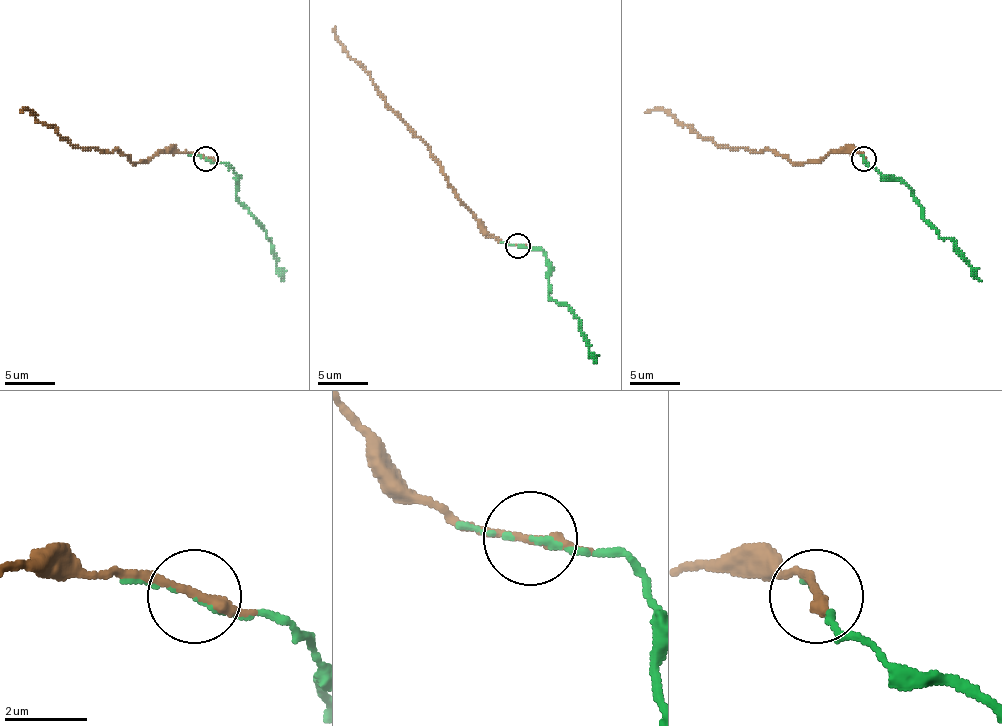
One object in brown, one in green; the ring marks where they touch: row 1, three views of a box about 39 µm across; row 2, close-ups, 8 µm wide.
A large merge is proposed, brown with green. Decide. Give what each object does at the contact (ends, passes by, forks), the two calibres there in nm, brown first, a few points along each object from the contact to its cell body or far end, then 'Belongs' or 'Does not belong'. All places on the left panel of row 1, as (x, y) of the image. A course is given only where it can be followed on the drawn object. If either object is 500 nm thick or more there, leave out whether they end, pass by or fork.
At the ring brown passes by. At the ring green passes by. Thickness 240 nm (brown) against 80 nm. Course of brown: (206, 158), (186, 152), (158, 152), (135, 163), (118, 150), (75, 147), (28, 110), (23, 112). Course of green: (206, 158), (226, 163), (233, 170), (236, 198), (266, 233), (276, 273), (283, 280). Belongs

